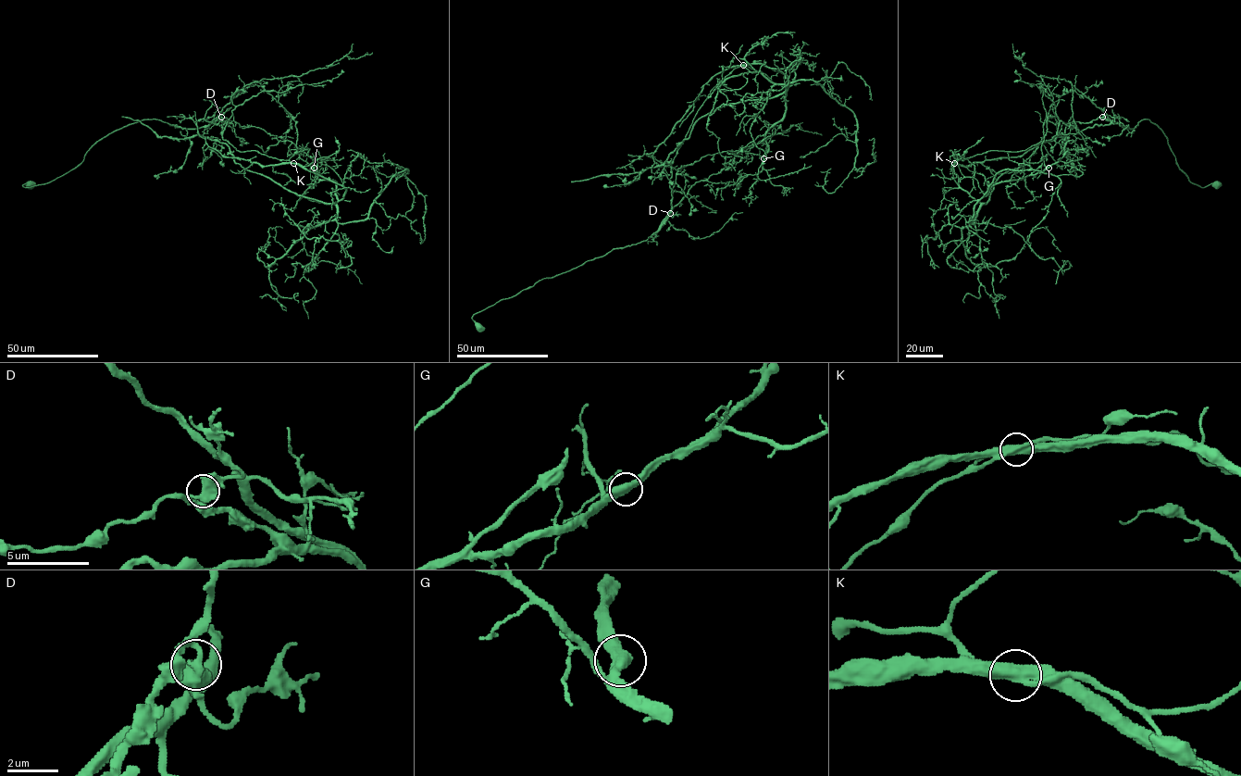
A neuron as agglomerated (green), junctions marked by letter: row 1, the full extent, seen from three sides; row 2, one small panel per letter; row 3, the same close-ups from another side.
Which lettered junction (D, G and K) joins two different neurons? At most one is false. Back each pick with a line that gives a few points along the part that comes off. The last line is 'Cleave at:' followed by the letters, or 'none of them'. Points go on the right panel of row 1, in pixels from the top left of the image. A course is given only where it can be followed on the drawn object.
K: Course of the part to remove: (954, 163), (990, 150), (1024, 150), (1096, 124), (1134, 129), (1148, 119), (1192, 183), (1221, 183)
Cleave at: K

